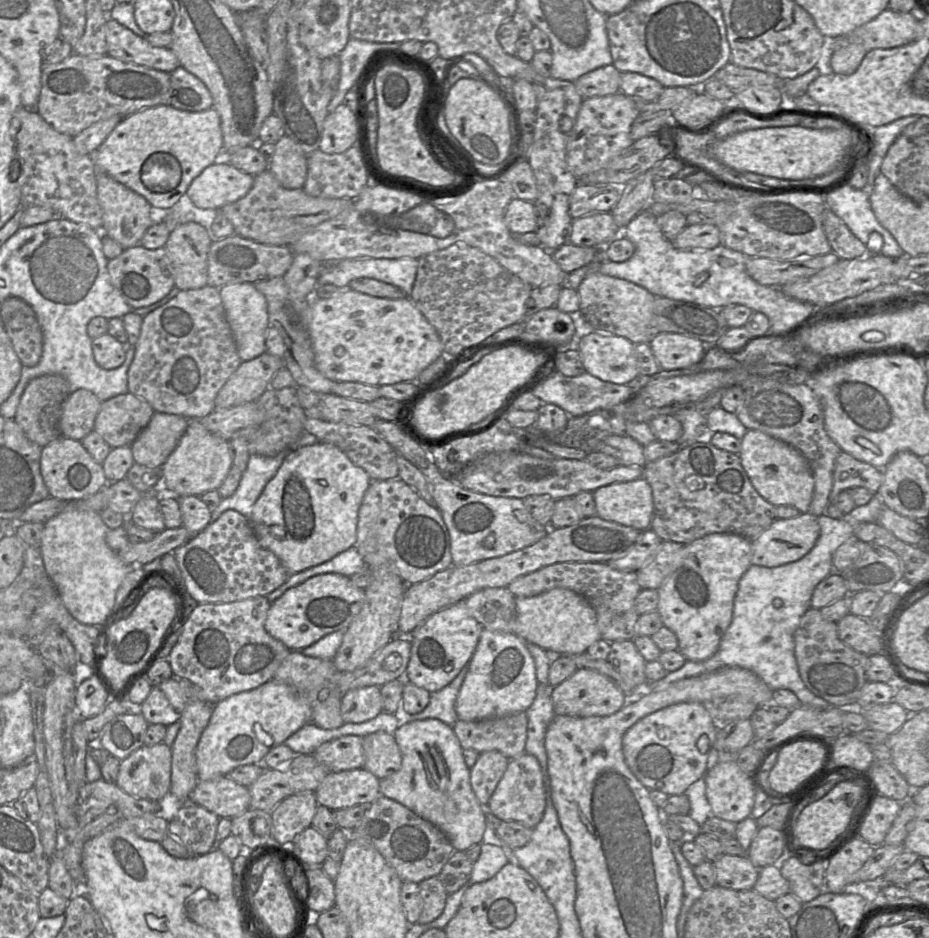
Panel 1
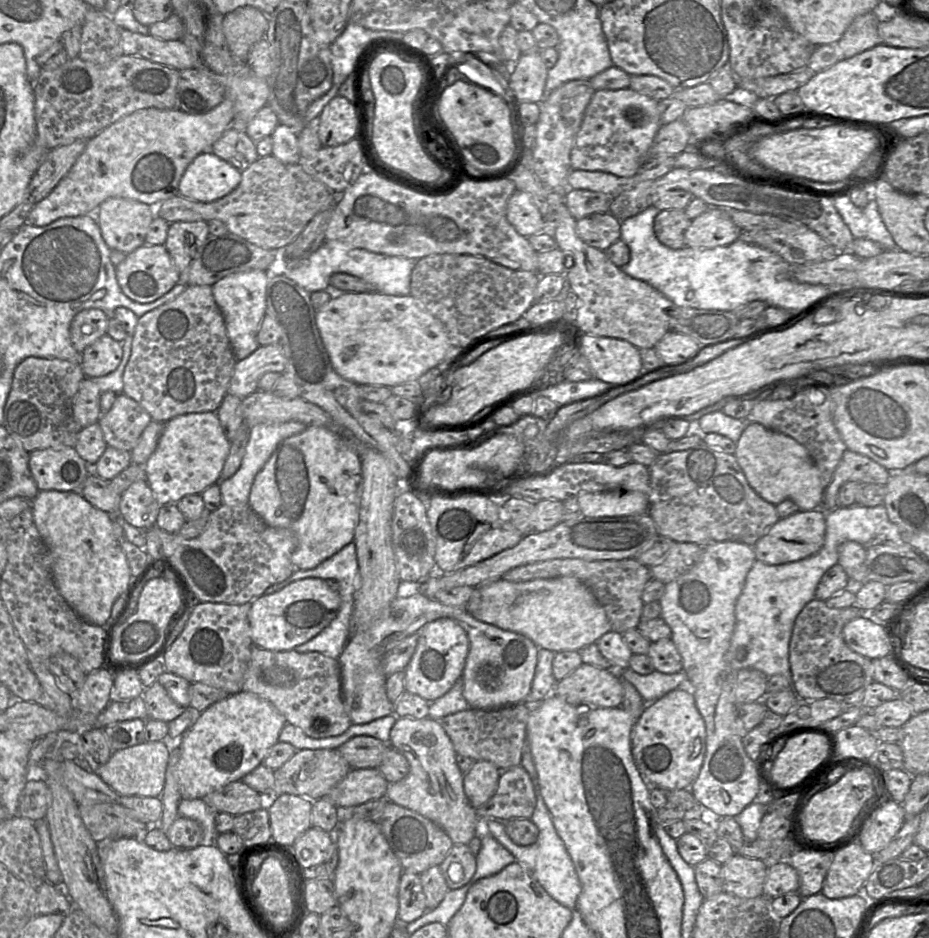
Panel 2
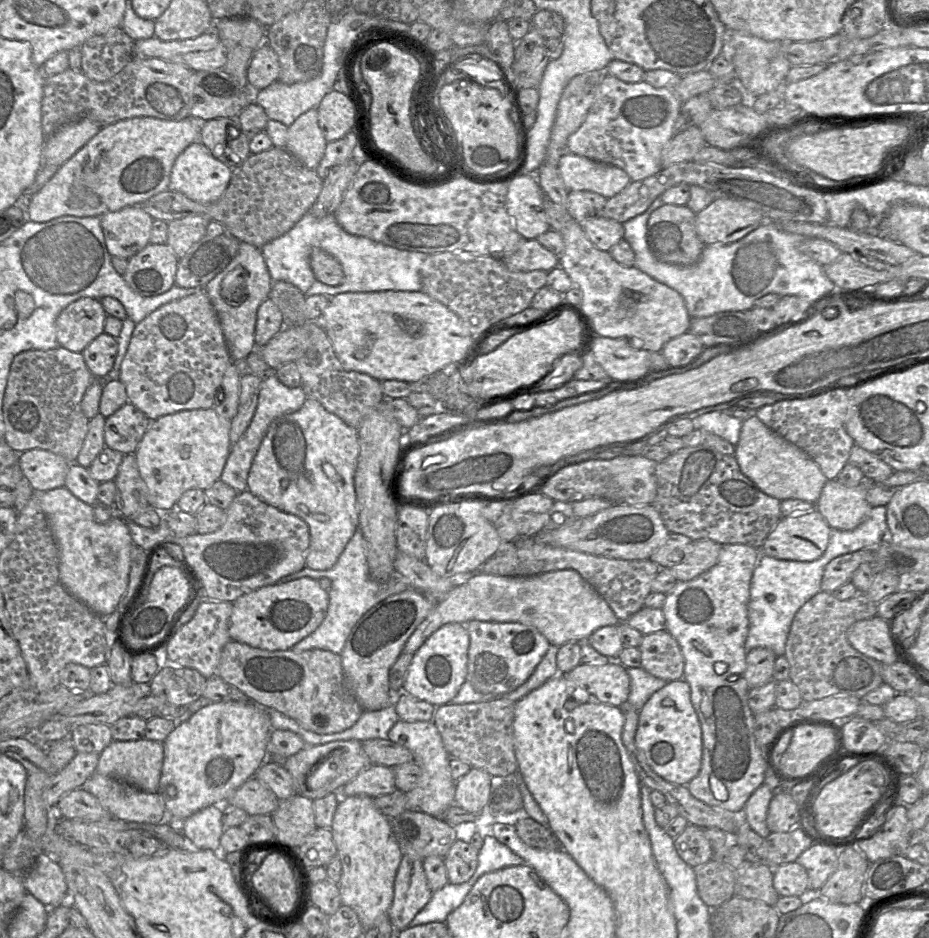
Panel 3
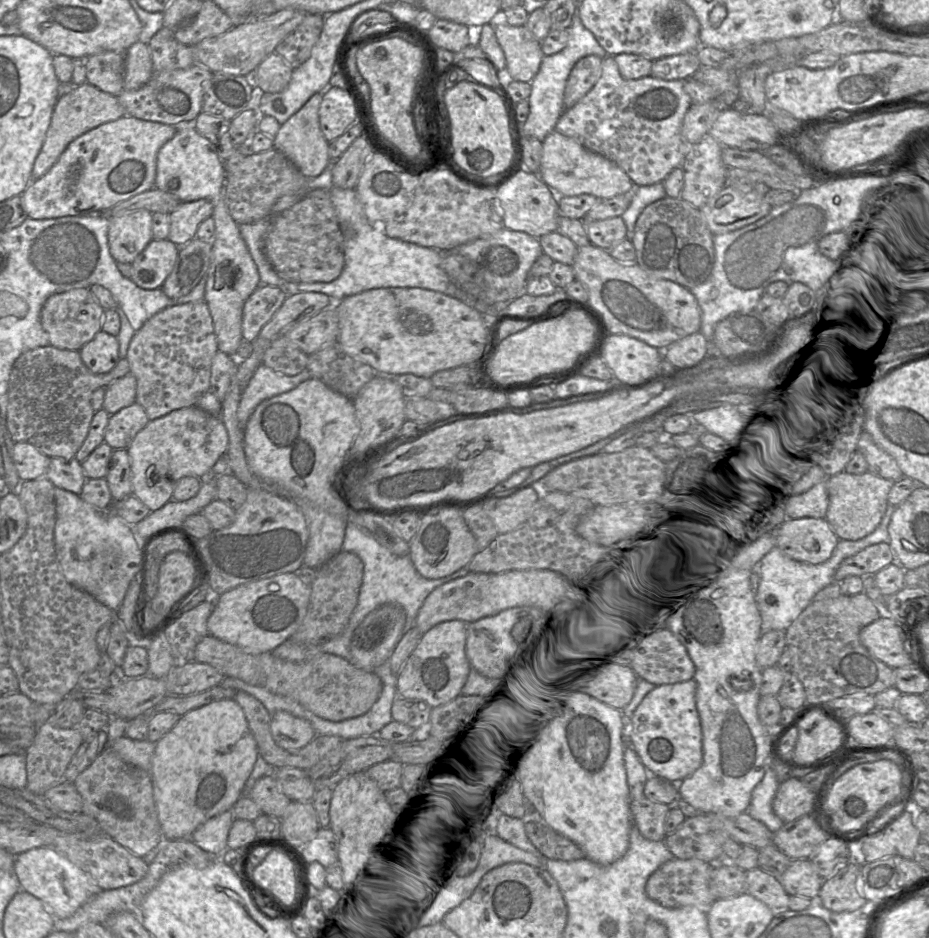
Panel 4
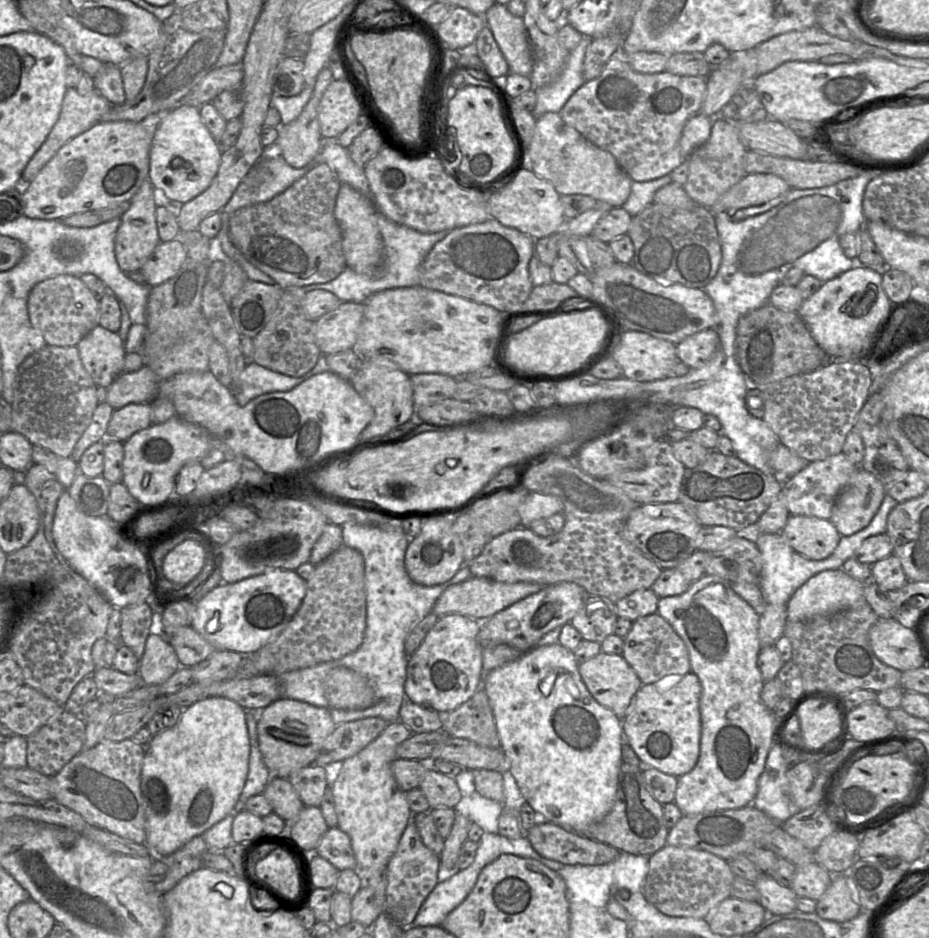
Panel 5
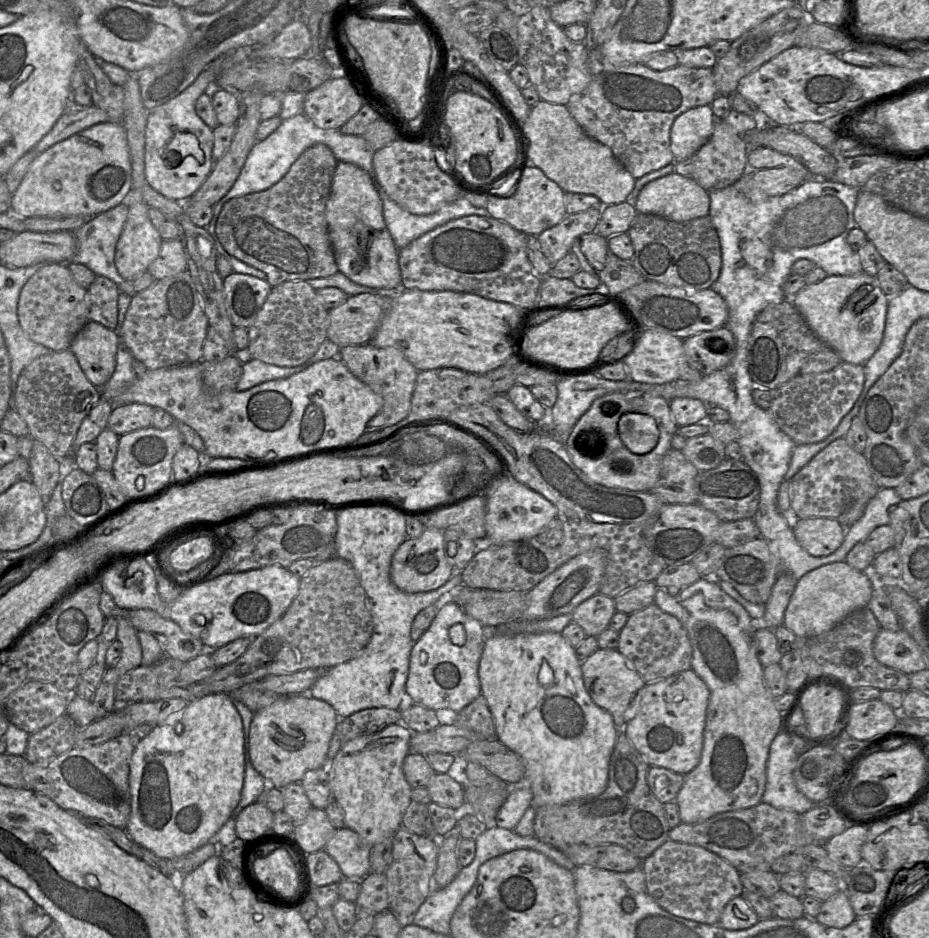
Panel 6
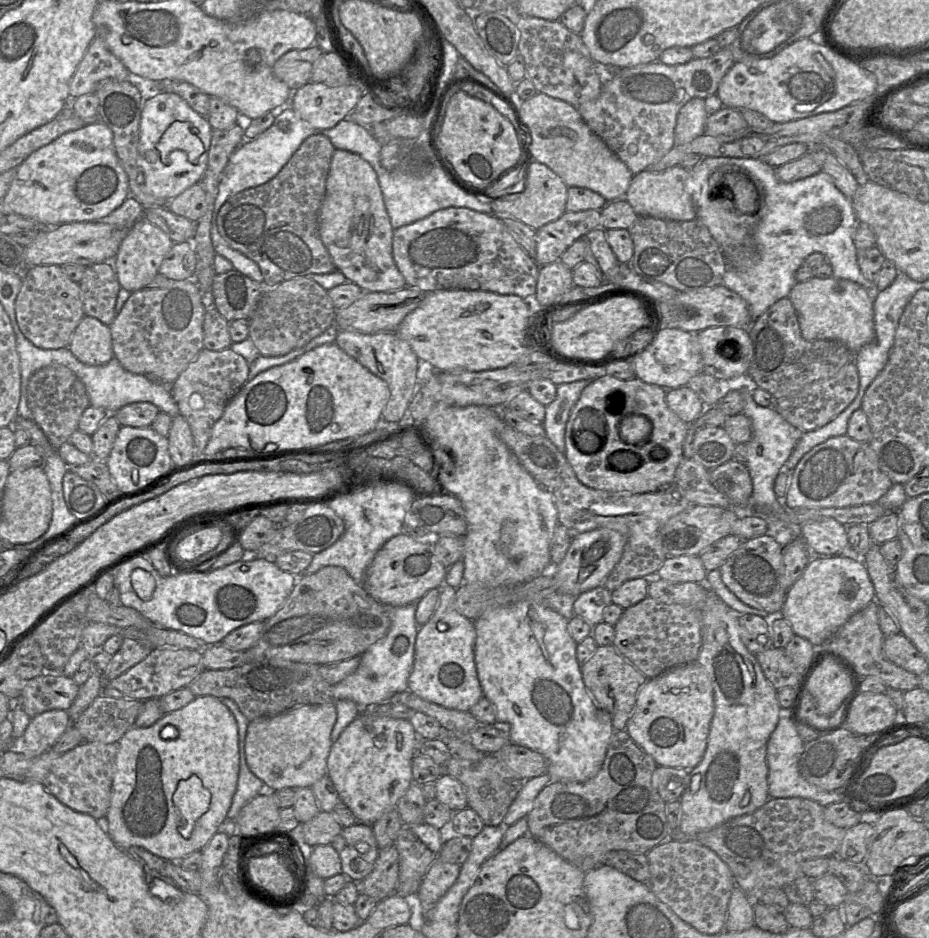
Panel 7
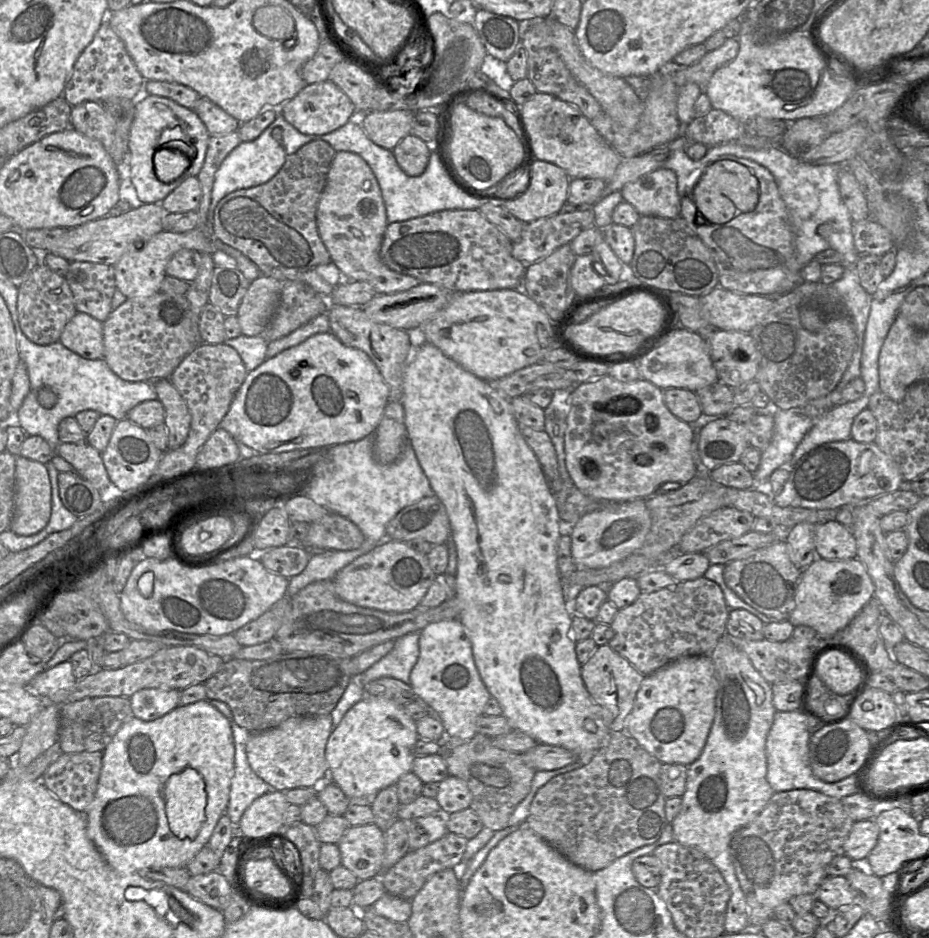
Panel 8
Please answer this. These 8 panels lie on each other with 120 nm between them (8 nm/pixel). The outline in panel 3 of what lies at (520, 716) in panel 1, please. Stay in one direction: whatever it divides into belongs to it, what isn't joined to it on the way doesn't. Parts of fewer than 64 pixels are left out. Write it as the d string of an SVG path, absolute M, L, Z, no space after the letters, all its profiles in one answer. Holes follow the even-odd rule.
M504 697L465 704L447 703L437 706L432 722L450 757L483 770L493 778L514 776L518 771L514 739L515 703Z

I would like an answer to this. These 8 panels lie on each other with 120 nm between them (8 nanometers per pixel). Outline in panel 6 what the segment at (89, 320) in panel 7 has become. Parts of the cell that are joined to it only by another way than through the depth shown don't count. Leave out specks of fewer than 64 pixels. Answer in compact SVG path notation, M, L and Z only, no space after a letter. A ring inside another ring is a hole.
M91 320L74 337L70 350L95 387L103 387L113 375L119 343L119 332Z

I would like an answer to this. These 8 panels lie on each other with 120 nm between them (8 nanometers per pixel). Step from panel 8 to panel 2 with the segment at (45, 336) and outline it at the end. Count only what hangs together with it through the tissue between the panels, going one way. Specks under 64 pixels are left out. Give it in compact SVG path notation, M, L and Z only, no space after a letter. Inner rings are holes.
M88 308L77 313L70 324L70 338L75 350L83 350L106 334L110 315L98 308Z

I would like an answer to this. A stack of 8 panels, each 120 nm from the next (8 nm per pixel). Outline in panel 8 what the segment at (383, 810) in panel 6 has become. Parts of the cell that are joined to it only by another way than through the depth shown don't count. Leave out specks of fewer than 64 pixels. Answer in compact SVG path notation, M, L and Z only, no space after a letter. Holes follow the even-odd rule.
M364 696L344 715L339 725L331 732L325 750L329 779L351 801L369 801L382 789L395 785L399 778L412 771L415 745L420 738L414 721L399 705L384 697Z

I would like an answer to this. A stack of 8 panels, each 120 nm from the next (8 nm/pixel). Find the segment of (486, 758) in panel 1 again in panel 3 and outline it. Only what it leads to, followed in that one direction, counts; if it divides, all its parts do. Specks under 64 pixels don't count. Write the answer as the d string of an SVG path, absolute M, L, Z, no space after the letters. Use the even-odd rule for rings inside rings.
M471 768L456 781L455 804L469 813L480 813L492 797L495 779L487 772Z

